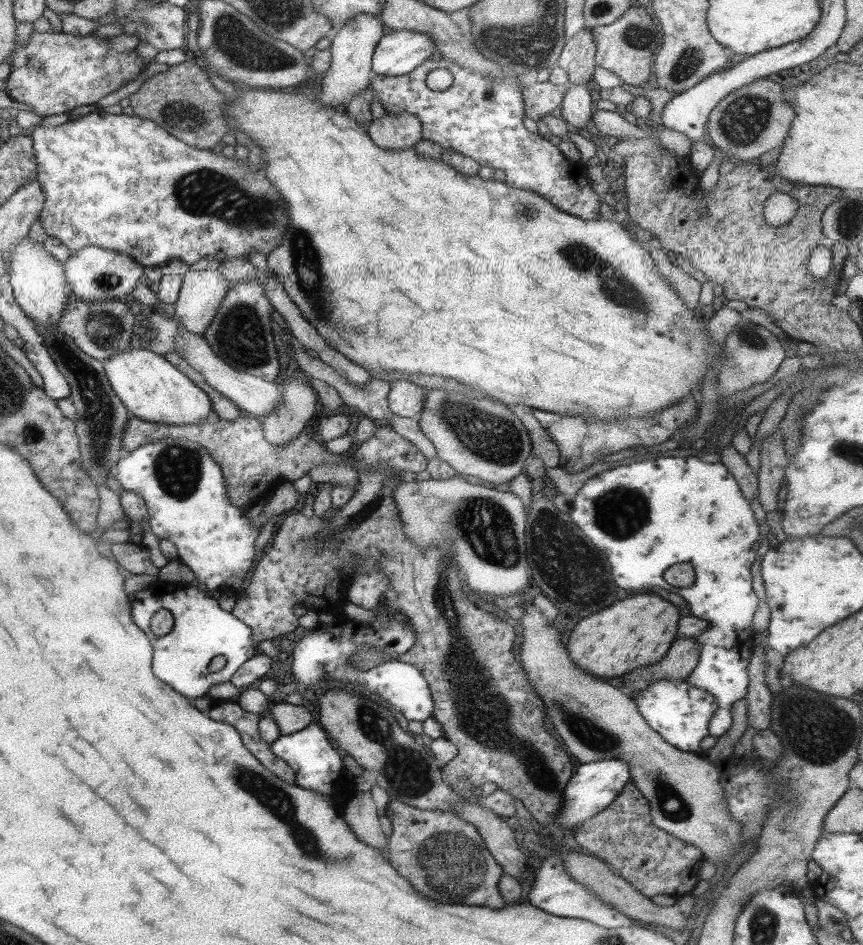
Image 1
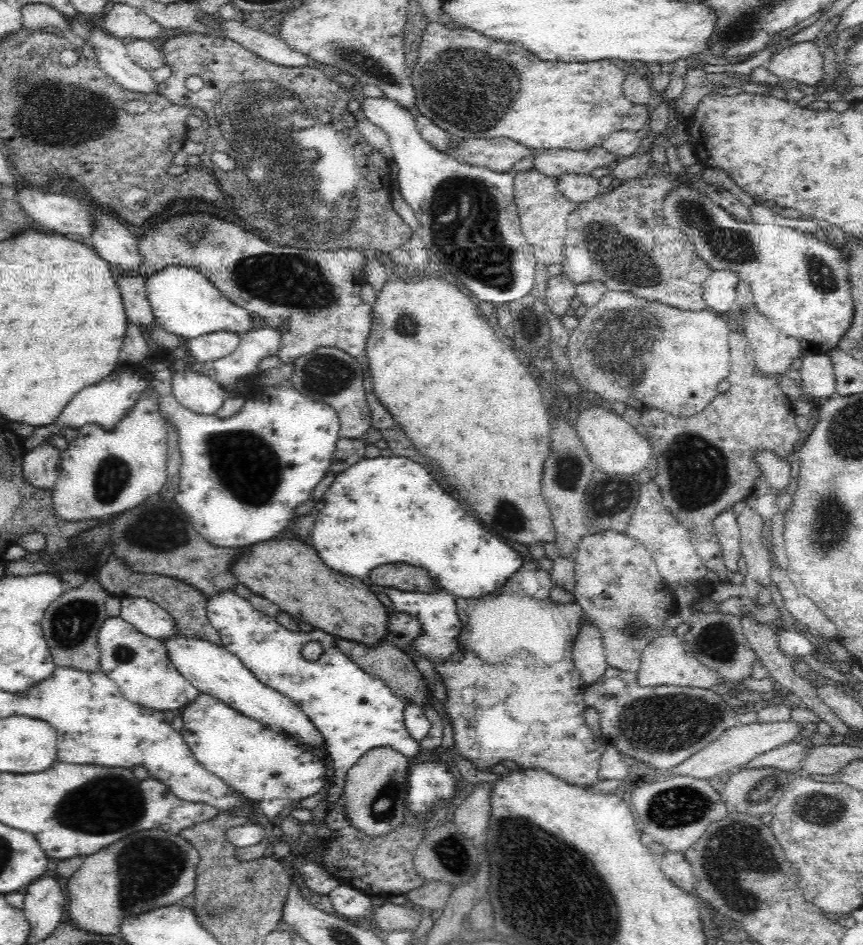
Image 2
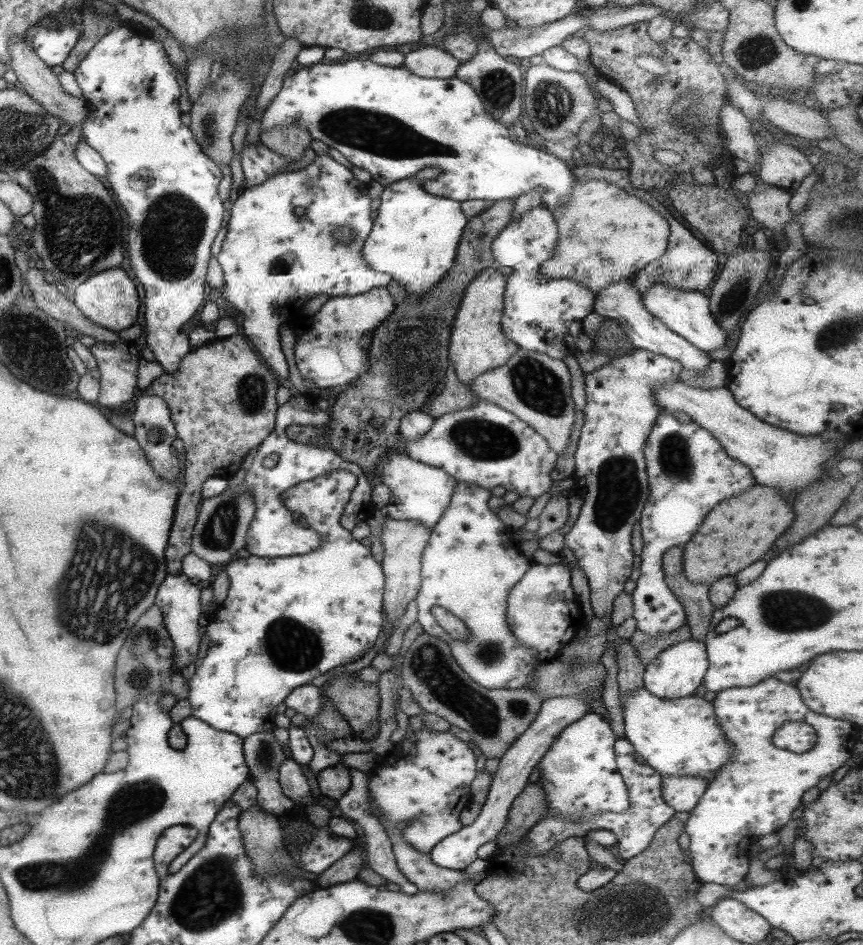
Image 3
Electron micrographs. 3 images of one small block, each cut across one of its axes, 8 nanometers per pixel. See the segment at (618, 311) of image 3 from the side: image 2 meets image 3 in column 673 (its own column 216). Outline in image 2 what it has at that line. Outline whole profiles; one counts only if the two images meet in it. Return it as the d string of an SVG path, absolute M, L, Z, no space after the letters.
M216 332L186 340L185 344L192 360L204 365L230 354L240 344L240 337L228 332Z

